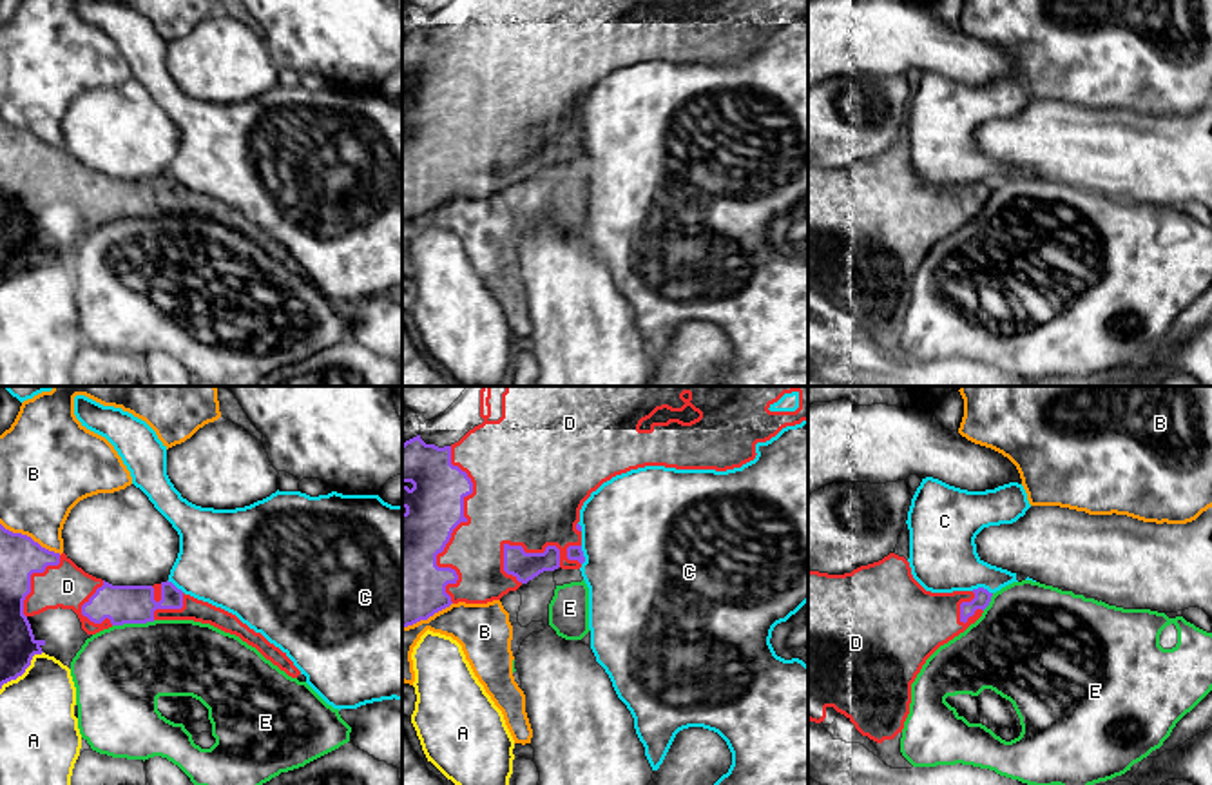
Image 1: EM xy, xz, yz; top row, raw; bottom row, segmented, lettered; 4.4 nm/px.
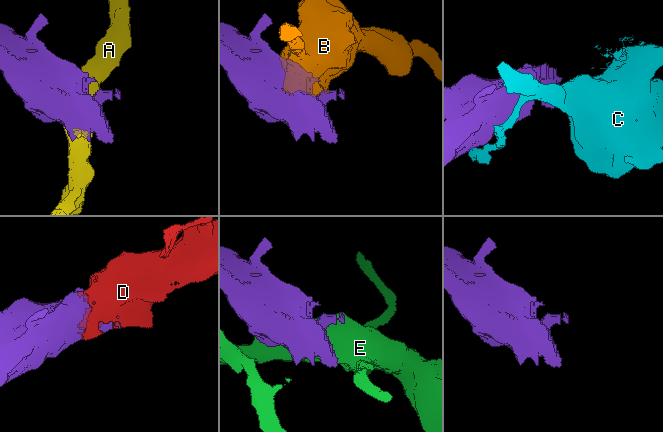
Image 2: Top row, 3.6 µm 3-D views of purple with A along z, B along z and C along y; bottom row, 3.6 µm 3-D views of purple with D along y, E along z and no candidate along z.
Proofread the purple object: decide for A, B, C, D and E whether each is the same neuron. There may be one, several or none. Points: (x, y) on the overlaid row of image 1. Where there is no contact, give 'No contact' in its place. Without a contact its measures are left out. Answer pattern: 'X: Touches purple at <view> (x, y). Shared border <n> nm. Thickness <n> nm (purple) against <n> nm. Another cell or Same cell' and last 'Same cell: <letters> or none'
A: Touches purple at xy (22, 673). Shared border 260 nm. Thickness 160 nm (purple) against 340 nm. Another cell
B: Touches purple at xy (29, 537). Shared border 300 nm. Thickness 180 nm (purple) against 360 nm. Another cell
C: Touches purple at yz (982, 588). Shared border 100 nm. Thickness 80 nm (purple) against 300 nm. Another cell
D: Touches purple at xz (453, 528). Shared border 700 nm. Thickness 320 nm (purple) against 320 nm. Same cell
E: Touches purple at xy (133, 622). Shared border 190 nm. Thickness 180 nm (purple) against 400 nm. Another cell
Same cell: D

